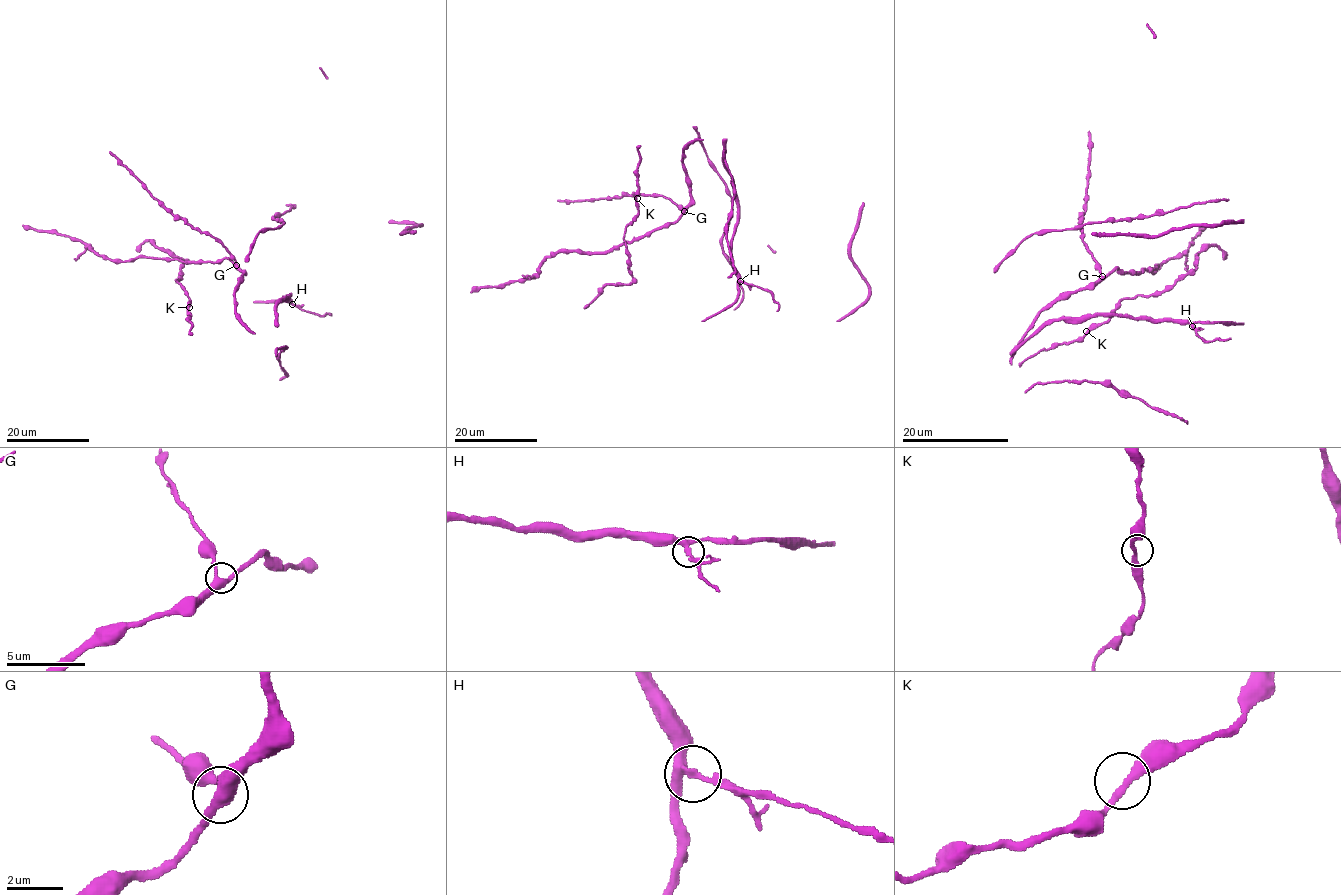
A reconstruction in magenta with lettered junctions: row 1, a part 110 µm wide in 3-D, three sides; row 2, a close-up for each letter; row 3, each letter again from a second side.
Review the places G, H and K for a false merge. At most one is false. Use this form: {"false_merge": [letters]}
{"false_merge": ["H"]}

